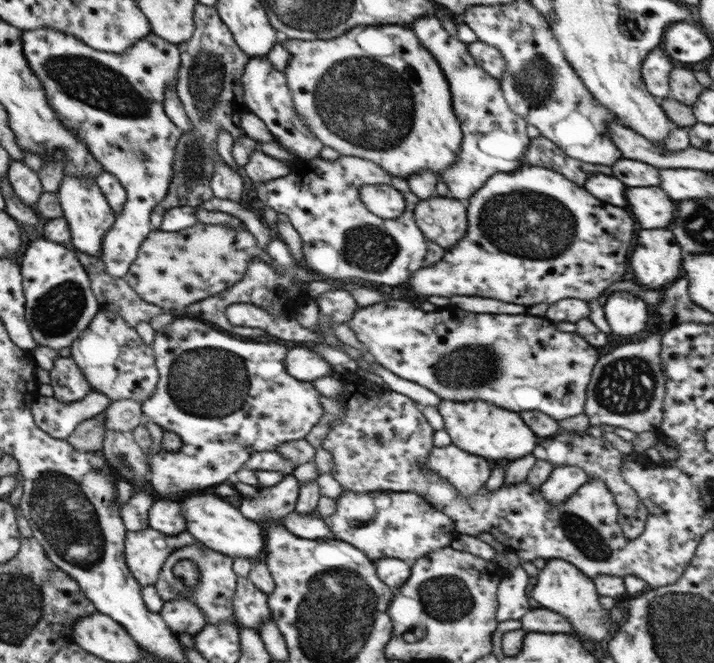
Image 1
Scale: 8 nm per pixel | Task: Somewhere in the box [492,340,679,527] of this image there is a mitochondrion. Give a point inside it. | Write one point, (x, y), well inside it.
(627, 385)

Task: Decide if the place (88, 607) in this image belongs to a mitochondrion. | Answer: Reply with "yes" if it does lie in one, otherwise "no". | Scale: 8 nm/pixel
no

